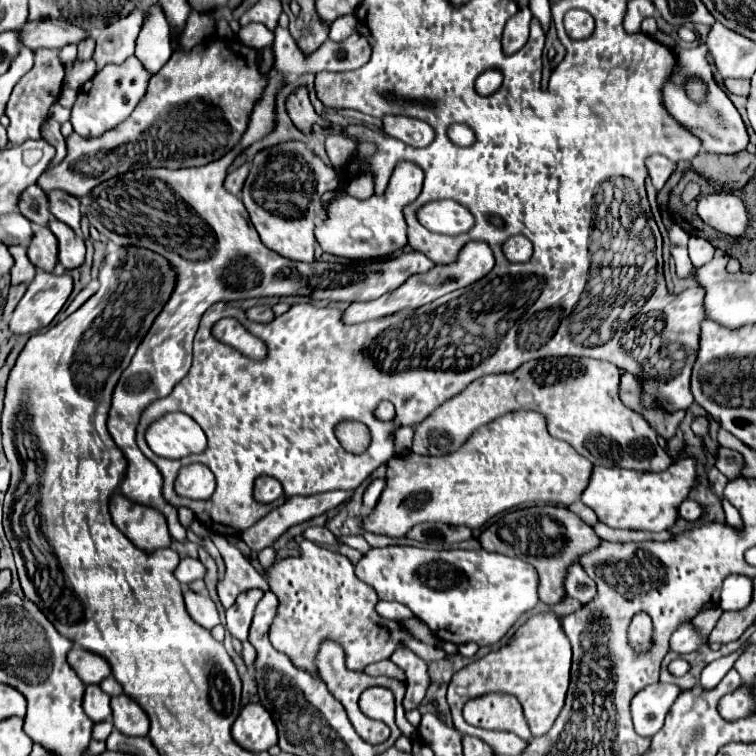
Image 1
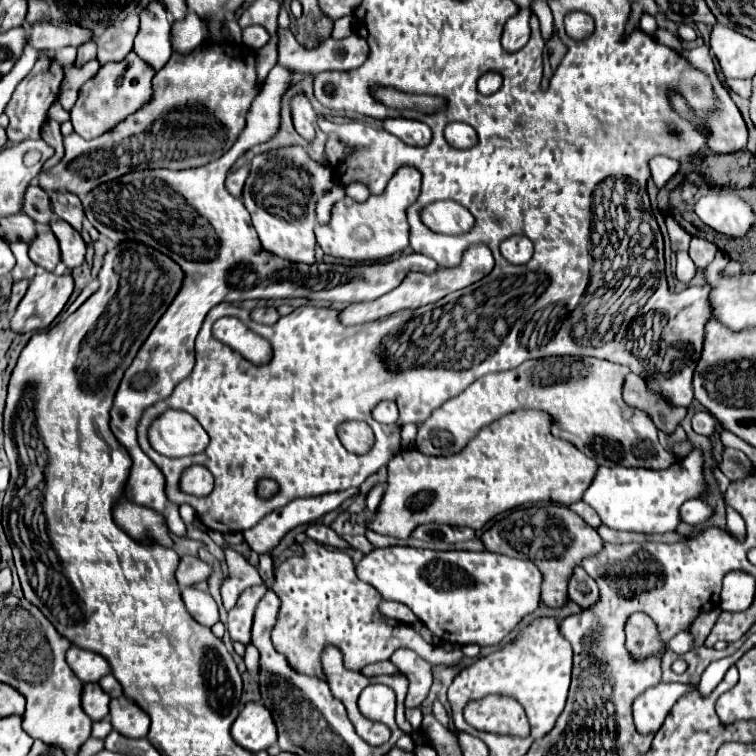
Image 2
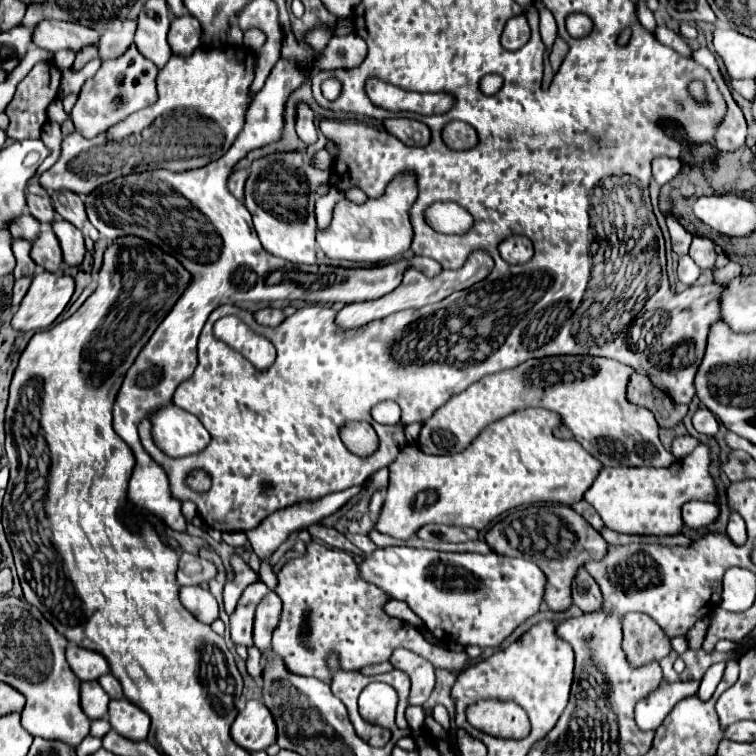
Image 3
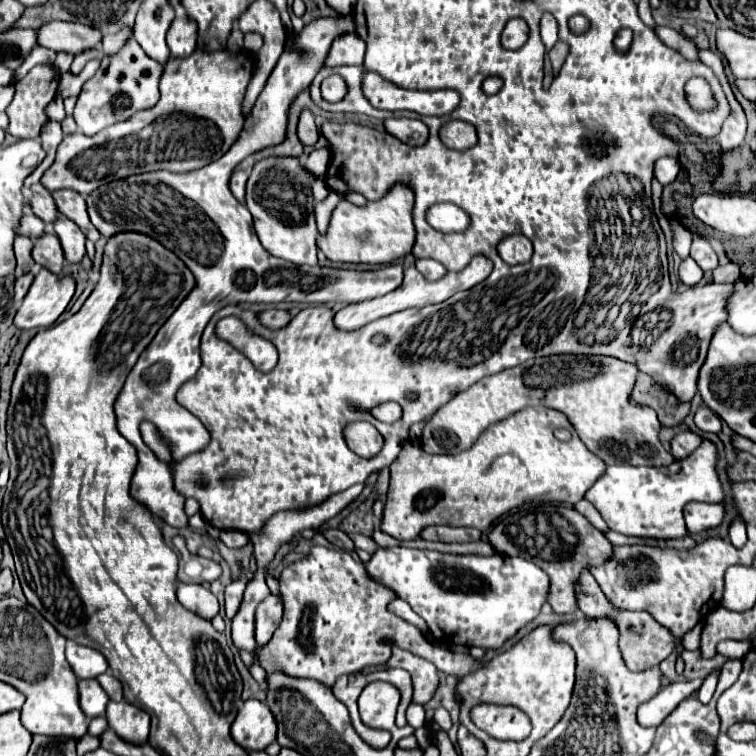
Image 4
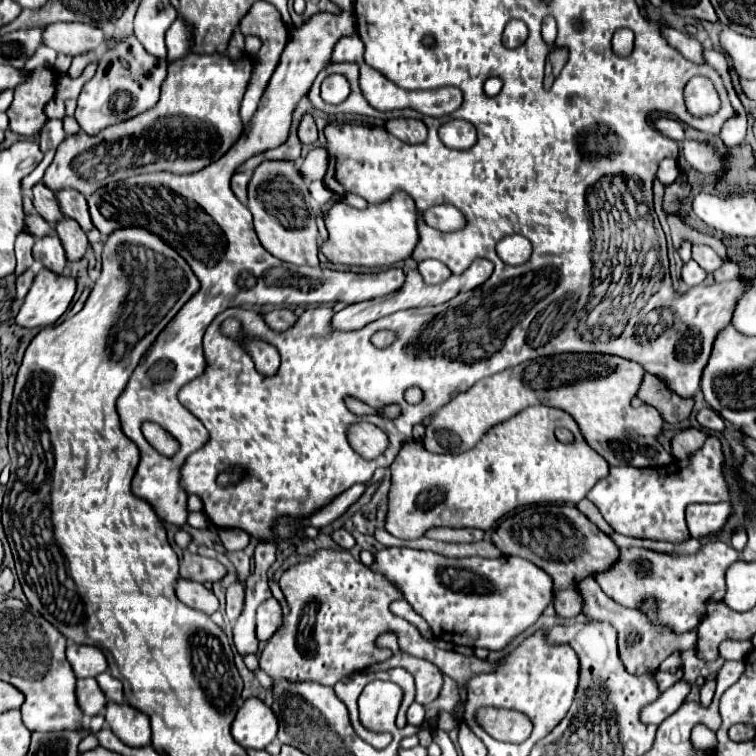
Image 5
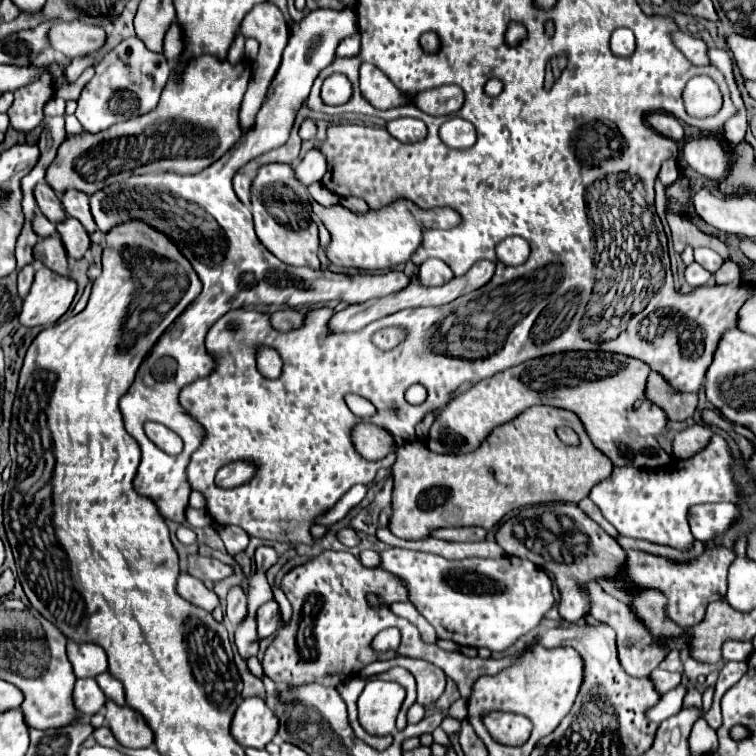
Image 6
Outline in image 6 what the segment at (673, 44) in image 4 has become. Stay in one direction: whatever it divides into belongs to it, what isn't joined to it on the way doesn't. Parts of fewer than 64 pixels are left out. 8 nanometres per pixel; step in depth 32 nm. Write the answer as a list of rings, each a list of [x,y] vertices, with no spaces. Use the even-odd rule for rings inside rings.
[[[680,30],[672,33],[671,37],[674,45],[692,64],[708,64],[706,44],[702,40],[698,40],[692,34]]]

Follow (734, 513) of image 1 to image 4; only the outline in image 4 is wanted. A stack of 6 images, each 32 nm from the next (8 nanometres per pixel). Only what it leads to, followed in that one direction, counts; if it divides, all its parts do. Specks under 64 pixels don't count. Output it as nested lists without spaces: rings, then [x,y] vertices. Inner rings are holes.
[[[736,516],[734,524],[730,524],[730,530],[728,530],[728,538],[736,548],[742,548],[746,544],[746,526],[740,522],[742,522],[740,516]]]

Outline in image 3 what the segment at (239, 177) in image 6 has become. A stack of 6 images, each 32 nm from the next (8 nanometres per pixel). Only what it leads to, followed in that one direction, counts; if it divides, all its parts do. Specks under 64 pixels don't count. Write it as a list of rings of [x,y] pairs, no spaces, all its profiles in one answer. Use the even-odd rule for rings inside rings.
[[[236,170],[236,172],[232,172],[230,174],[230,178],[228,178],[228,190],[238,198],[238,200],[242,200],[242,196],[244,196],[244,182],[246,182],[246,178],[248,178],[249,170]]]

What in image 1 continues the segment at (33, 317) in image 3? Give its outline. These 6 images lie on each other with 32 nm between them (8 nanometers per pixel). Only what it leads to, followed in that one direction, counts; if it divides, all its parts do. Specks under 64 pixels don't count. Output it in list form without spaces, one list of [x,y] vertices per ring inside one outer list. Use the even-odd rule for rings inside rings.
[[[38,272],[28,284],[26,294],[18,302],[10,318],[12,334],[30,334],[46,328],[60,312],[72,292],[72,276],[54,276]]]

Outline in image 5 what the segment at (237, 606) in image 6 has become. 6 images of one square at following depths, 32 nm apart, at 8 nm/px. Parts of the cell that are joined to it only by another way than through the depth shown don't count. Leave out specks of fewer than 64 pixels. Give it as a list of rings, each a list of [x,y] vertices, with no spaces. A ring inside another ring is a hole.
[[[234,582],[226,590],[226,616],[228,616],[230,622],[234,622],[240,616],[242,604],[244,604],[244,584]]]

